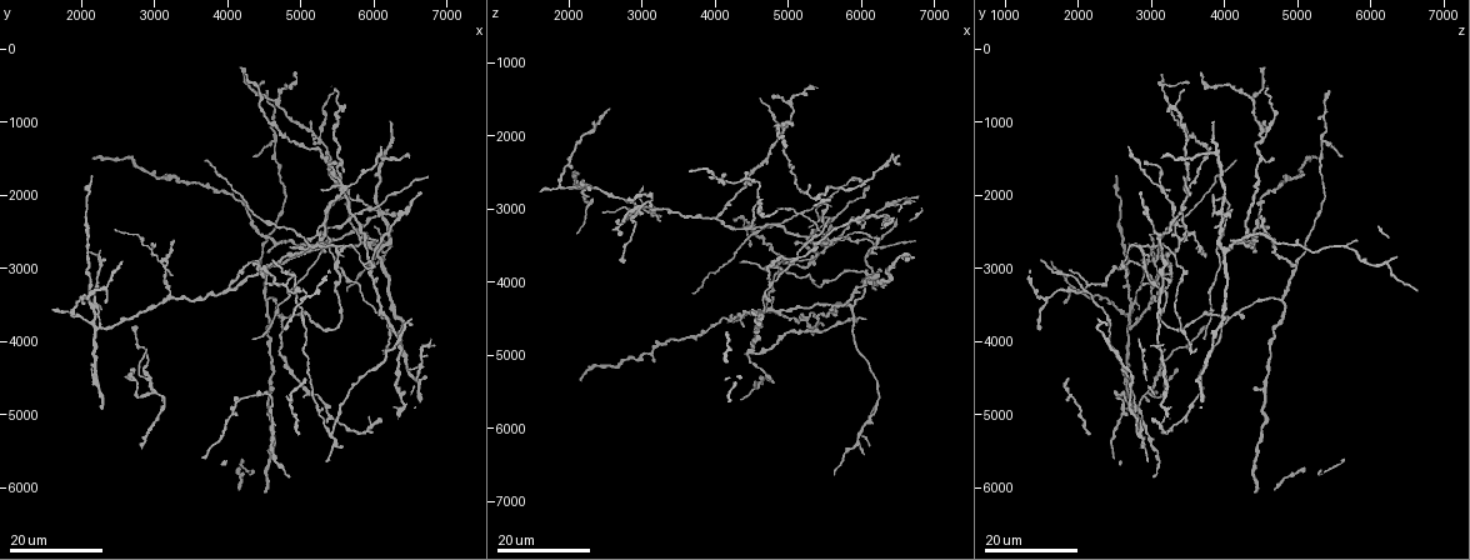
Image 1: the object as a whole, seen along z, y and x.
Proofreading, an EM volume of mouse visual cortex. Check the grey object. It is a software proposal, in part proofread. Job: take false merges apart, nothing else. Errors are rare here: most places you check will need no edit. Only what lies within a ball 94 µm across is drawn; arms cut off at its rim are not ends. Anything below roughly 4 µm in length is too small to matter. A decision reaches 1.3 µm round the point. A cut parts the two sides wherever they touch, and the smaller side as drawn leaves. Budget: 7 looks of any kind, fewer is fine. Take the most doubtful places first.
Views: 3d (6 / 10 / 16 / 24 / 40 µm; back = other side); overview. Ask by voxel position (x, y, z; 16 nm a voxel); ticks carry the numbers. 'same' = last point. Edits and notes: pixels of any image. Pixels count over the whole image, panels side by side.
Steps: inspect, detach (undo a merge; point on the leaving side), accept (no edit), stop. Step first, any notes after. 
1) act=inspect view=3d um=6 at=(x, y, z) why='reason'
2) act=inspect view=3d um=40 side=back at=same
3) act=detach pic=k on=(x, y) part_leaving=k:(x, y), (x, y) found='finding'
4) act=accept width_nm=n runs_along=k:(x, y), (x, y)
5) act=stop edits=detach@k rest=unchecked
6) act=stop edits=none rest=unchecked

act=inspect view=3d um=16 at=(5550, 1900, 3100) why='four arms meet'

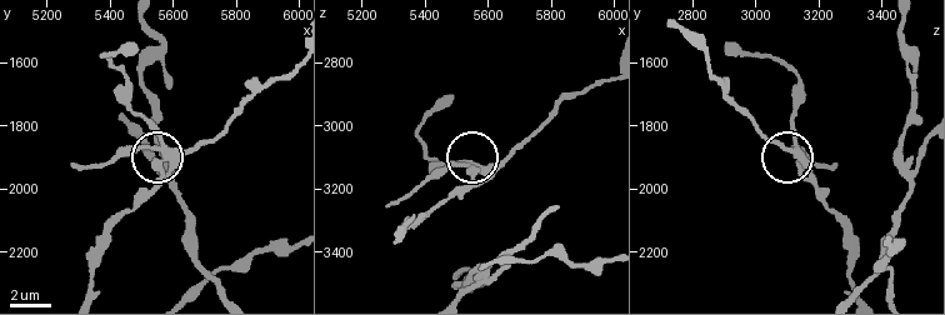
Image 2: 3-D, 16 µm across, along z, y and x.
act=inspect view=3d um=10 at=(5600, 1880, 3120) why='closer look'

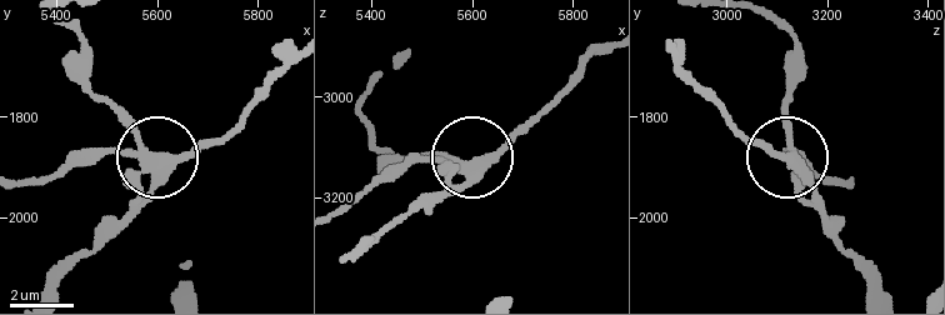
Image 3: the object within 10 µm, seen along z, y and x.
act=accept arms=4 found='all the same neuron'

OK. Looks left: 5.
act=inspect view=3d um=16 at=(5850, 2550, 4300) why='arms part here'

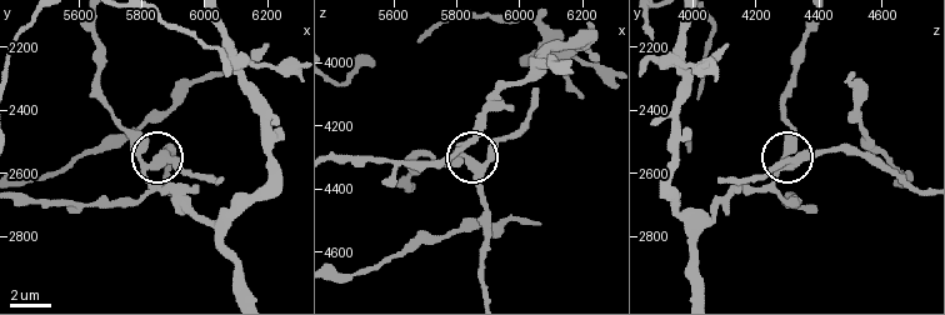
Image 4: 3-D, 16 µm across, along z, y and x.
act=inspect view=3d um=6 at=(5870, 2550, 4340)

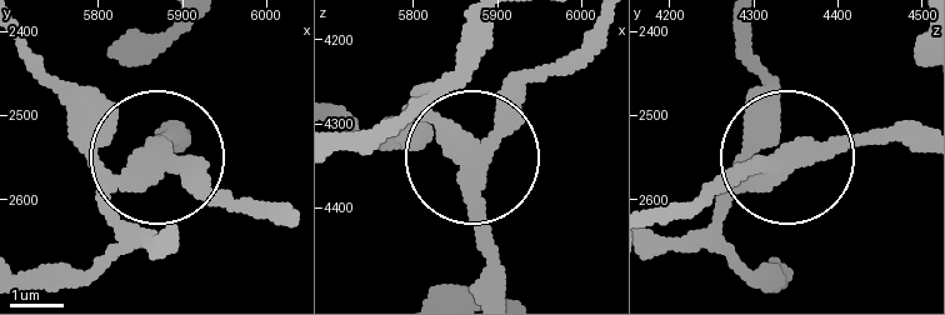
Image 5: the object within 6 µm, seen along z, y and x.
act=inspect view=3d um=6 side=back at=(5880, 2545, 4350) why='from behind'

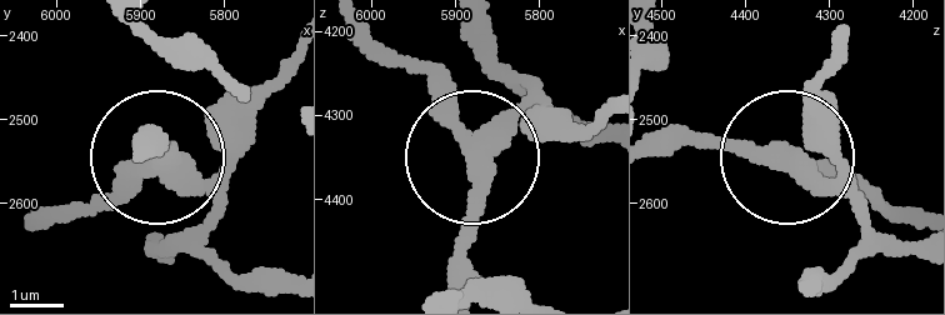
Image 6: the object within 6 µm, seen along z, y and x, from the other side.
act=accept found='all the same neuron'

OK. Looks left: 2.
act=inspect view=3d um=16 at=(2150, 3500, 2750) why='looks like a crossing'

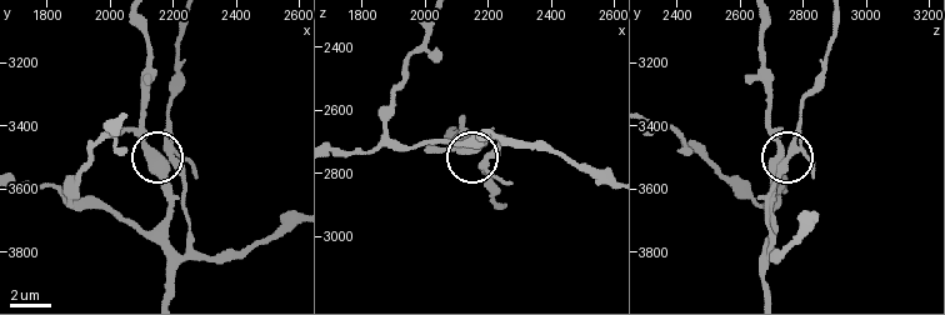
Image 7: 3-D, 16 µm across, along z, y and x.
act=inspect view=3d um=6 at=(2170, 3500, 2720)

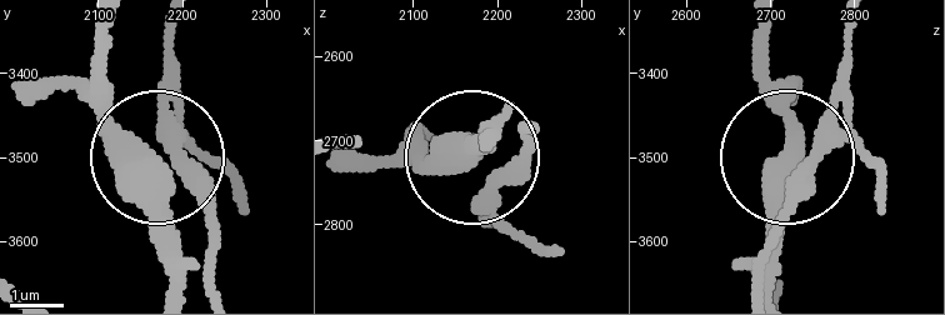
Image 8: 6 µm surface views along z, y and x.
act=accept side_arm_um=19 runs_along=8:(211, 283), (163, 203), (175, 59) found='continuous, no second neuron'

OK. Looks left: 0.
act=stop edits=none rest=unchecked

